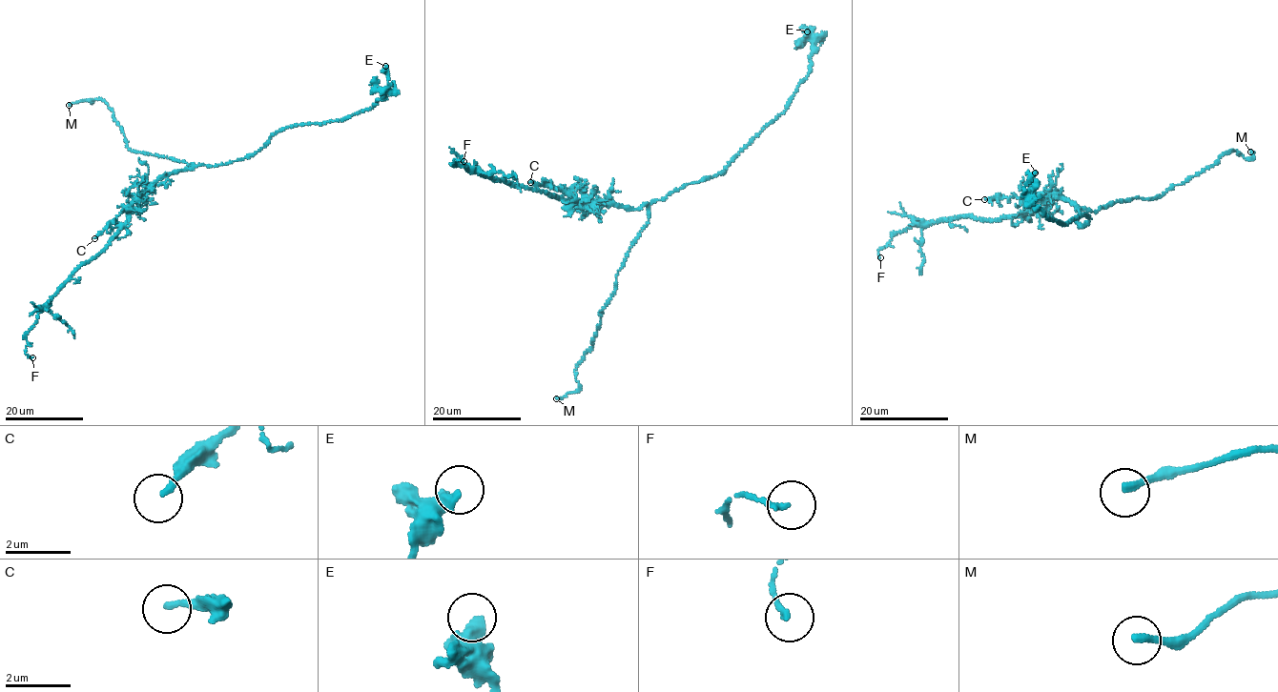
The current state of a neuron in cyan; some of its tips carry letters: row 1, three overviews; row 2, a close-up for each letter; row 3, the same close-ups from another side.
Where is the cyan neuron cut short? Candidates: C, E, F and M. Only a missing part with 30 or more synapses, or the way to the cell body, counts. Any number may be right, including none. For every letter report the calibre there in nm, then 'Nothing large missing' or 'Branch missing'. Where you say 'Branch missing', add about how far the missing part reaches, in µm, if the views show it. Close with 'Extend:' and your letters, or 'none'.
C: Thickness 180 nm. Nothing large missing
E: Thickness 440 nm. Nothing large missing
F: Thickness 140 nm. Nothing large missing
M: Thickness 240 nm. Branch missing. Missing length about 5 µm
Extend: M

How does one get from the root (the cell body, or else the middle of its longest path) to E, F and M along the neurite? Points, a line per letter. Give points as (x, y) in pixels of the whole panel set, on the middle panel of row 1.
E: (635, 209), (664, 200), (685, 185), (724, 172), (737, 154), (782, 114), (811, 65), (812, 28), (807, 31)
F: (635, 209), (564, 201), (541, 192), (511, 186), (454, 165), (456, 159), (463, 161)
M: (635, 209), (648, 205), (647, 225), (618, 272), (591, 349), (576, 369), (579, 388), (556, 398)

